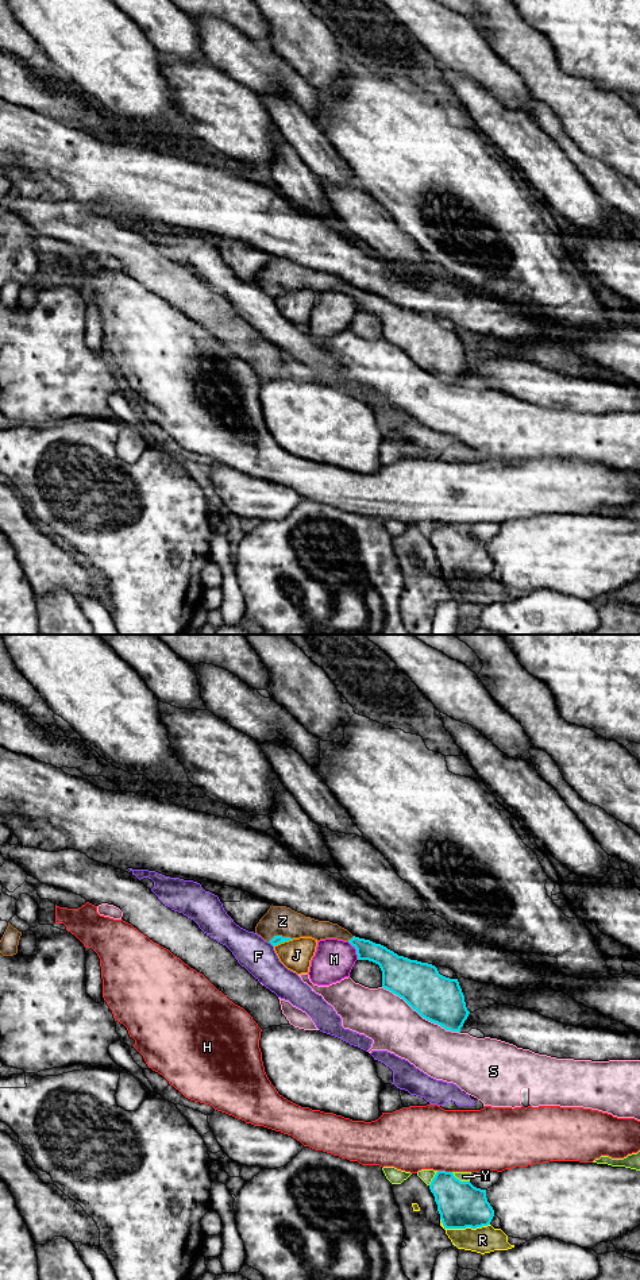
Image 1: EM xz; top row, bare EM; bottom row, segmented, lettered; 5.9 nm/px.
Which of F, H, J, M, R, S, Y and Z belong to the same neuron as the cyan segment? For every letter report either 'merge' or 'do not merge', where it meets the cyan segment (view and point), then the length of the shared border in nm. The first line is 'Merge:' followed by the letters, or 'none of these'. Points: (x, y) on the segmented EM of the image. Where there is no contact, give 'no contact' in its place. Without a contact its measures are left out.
Merge: Z
F: do not merge; meets cyan in xz at (270, 943); contact 50 nm long
H: do not merge; meets cyan in xz at (444, 1171); contact 90 nm long
J: do not merge; meets cyan in xz at (282, 941); contact 130 nm long
M: do not merge; meets cyan in xz at (357, 951); contact 130 nm long
R: do not merge; meets cyan in xz at (463, 1228); contact 300 nm long
S: do not merge; meets cyan in xz at (421, 1016); contact 550 nm long
Y: do not merge; meets cyan in xz at (459, 1180); contact 130 nm long
Z: merge; meets cyan in xz at (280, 936); contact 150 nm long

